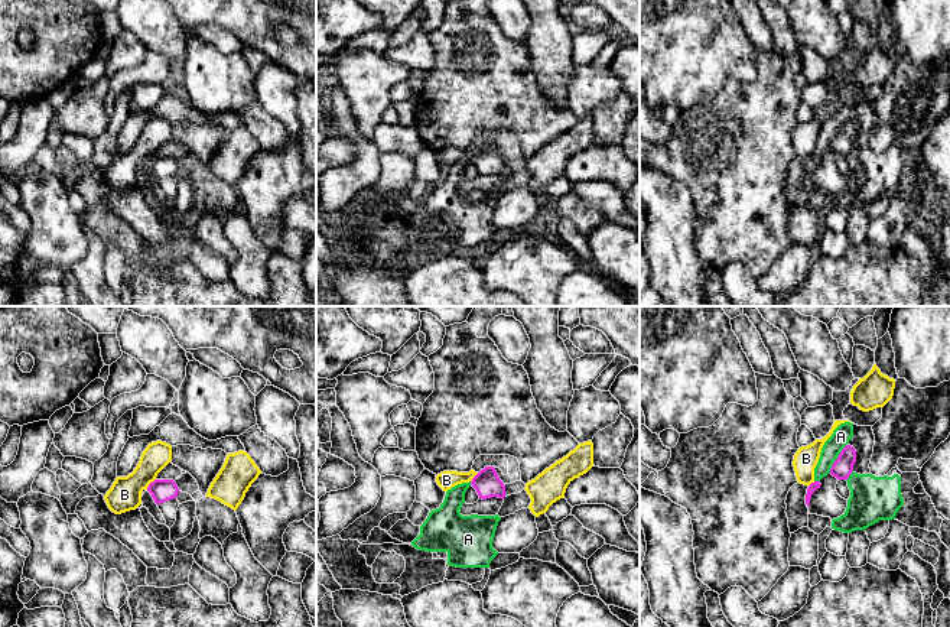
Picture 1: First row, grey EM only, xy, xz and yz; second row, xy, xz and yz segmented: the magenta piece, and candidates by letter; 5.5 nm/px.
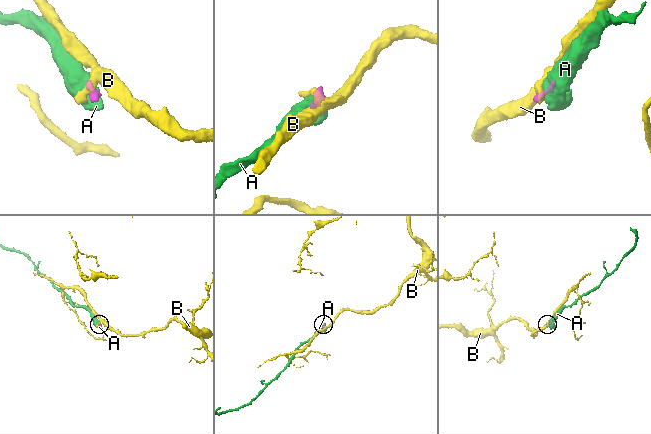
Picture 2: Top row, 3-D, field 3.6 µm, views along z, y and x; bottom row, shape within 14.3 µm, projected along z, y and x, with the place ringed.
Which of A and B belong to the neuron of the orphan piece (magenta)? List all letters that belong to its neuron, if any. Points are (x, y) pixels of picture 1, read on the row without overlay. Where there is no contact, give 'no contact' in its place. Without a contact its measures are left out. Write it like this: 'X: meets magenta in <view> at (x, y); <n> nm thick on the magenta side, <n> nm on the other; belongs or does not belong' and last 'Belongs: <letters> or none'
A: meets magenta in yz at (838, 135); 110 nm thick on the magenta side, 110 nm on the other; belongs
B: meets magenta in xy at (149, 161); 130 nm thick on the magenta side, 180 nm on the other; does not belong
Belongs: A

